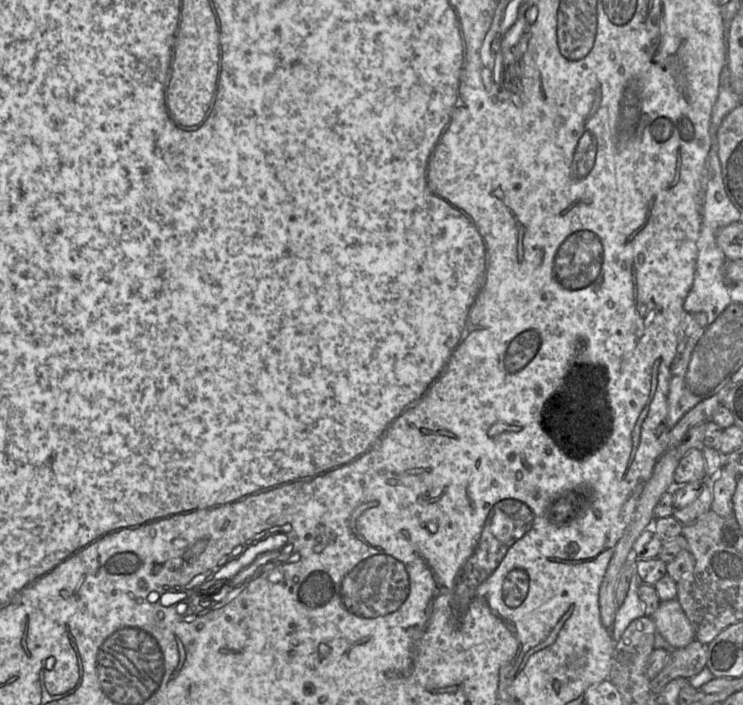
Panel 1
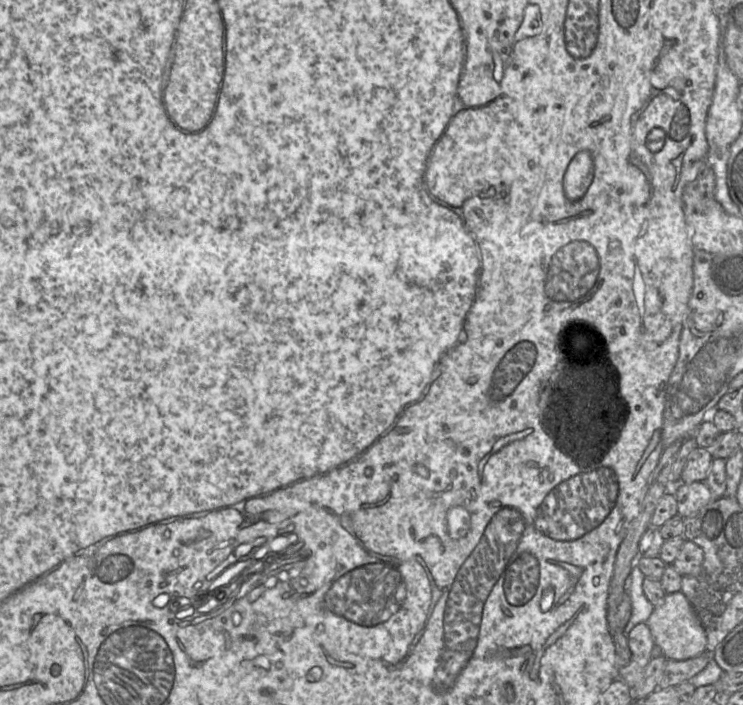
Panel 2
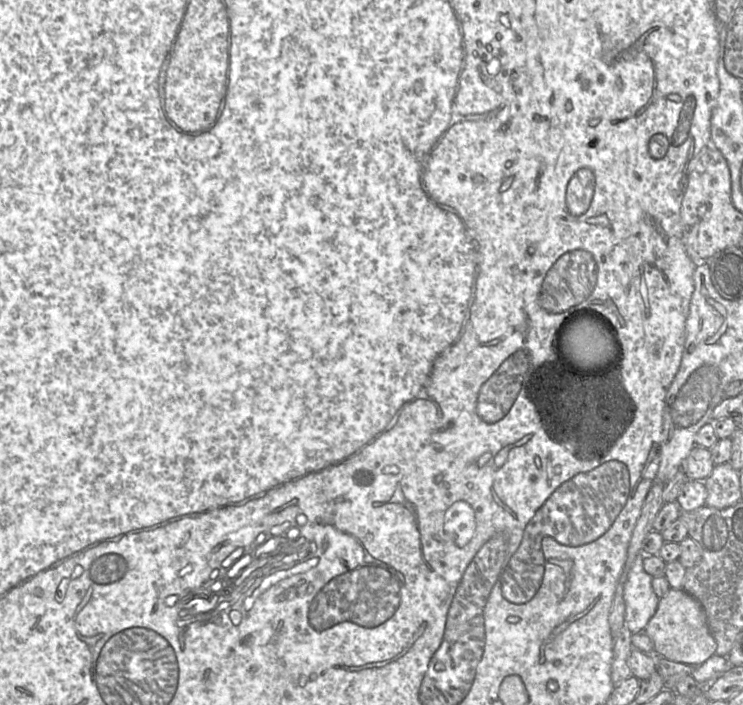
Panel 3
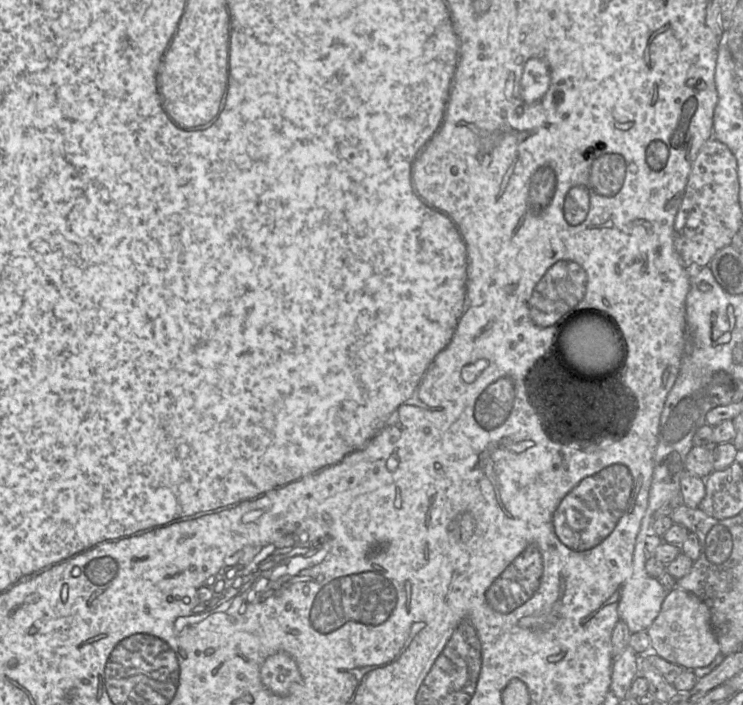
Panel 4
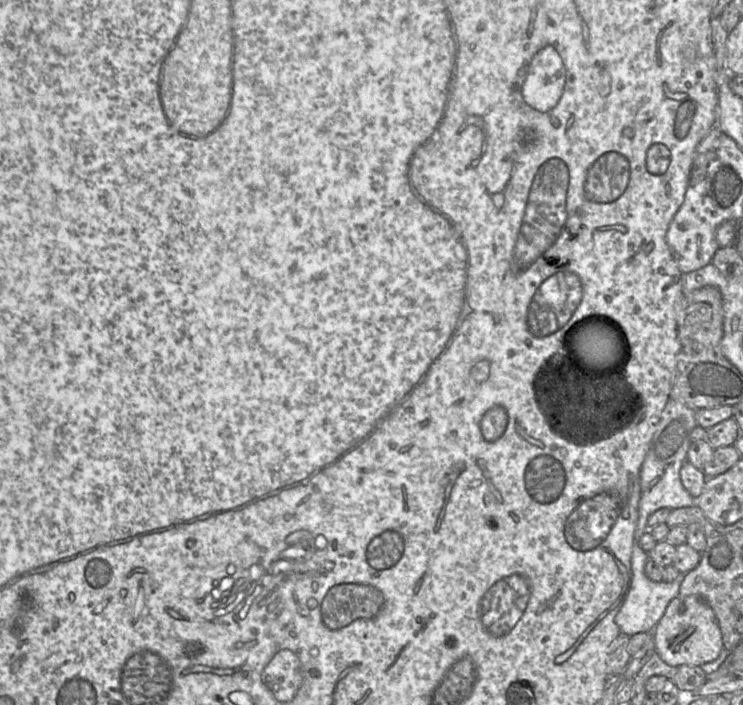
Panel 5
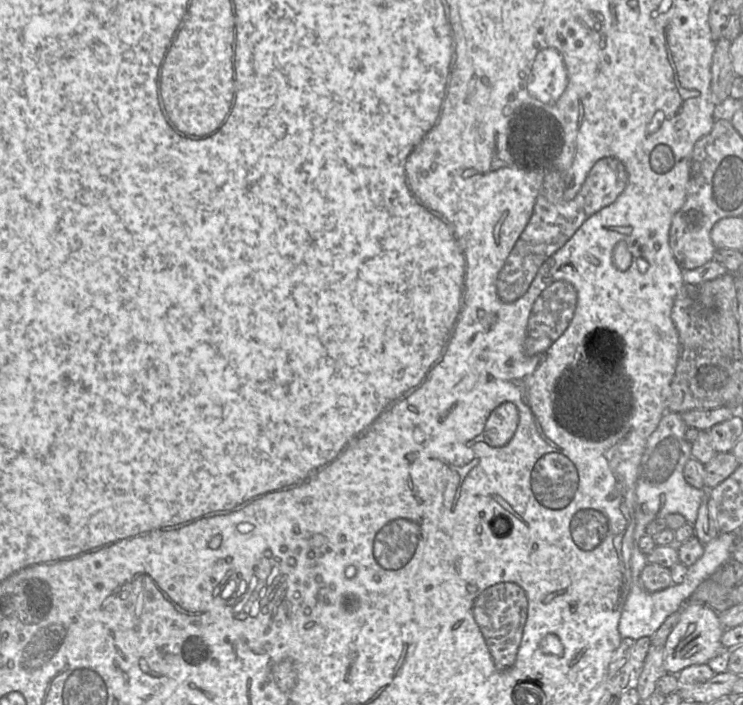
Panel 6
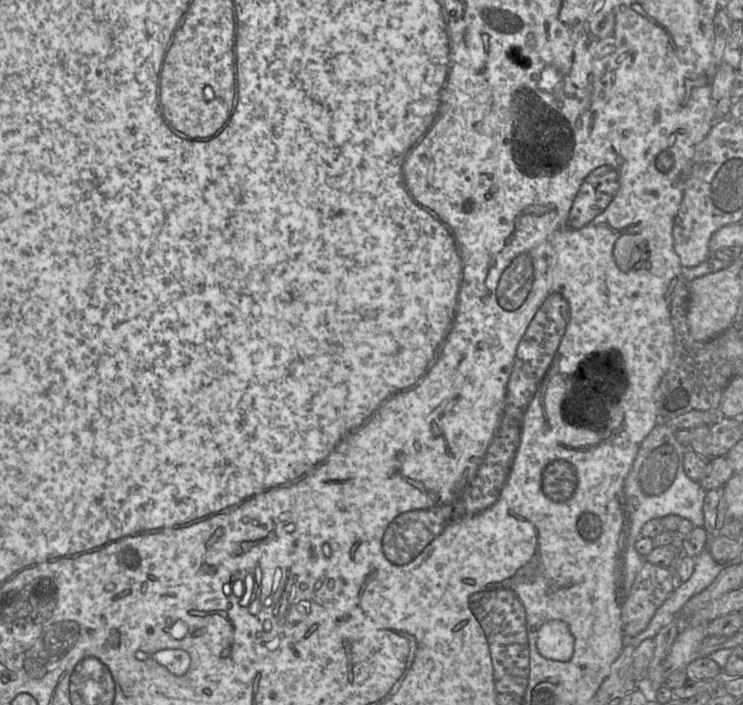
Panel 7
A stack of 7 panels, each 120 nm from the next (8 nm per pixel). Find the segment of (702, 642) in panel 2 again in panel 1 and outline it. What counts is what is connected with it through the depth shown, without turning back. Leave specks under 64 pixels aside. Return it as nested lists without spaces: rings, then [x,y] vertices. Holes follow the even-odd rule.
[[[677,599],[660,602],[651,618],[656,631],[673,648],[683,648],[695,640],[693,626]]]

